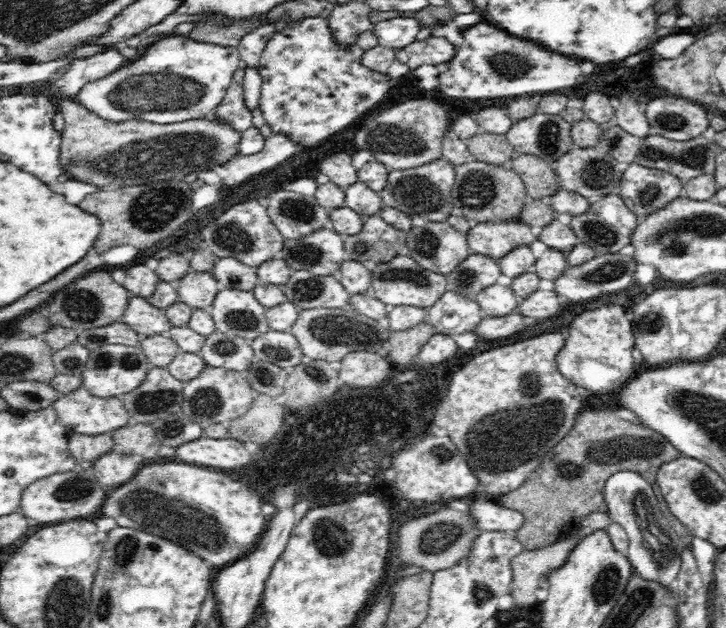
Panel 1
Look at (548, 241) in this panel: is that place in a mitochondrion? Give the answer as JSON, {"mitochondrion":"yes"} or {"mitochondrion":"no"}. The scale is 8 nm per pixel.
{"mitochondrion":"no"}

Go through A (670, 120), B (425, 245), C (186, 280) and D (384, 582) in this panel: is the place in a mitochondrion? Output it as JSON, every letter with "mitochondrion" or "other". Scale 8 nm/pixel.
{"A":"mitochondrion","B":"mitochondrion","C":"other","D":"other"}

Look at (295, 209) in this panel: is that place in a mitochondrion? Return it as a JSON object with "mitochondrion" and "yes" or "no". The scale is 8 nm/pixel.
{"mitochondrion":"yes"}

